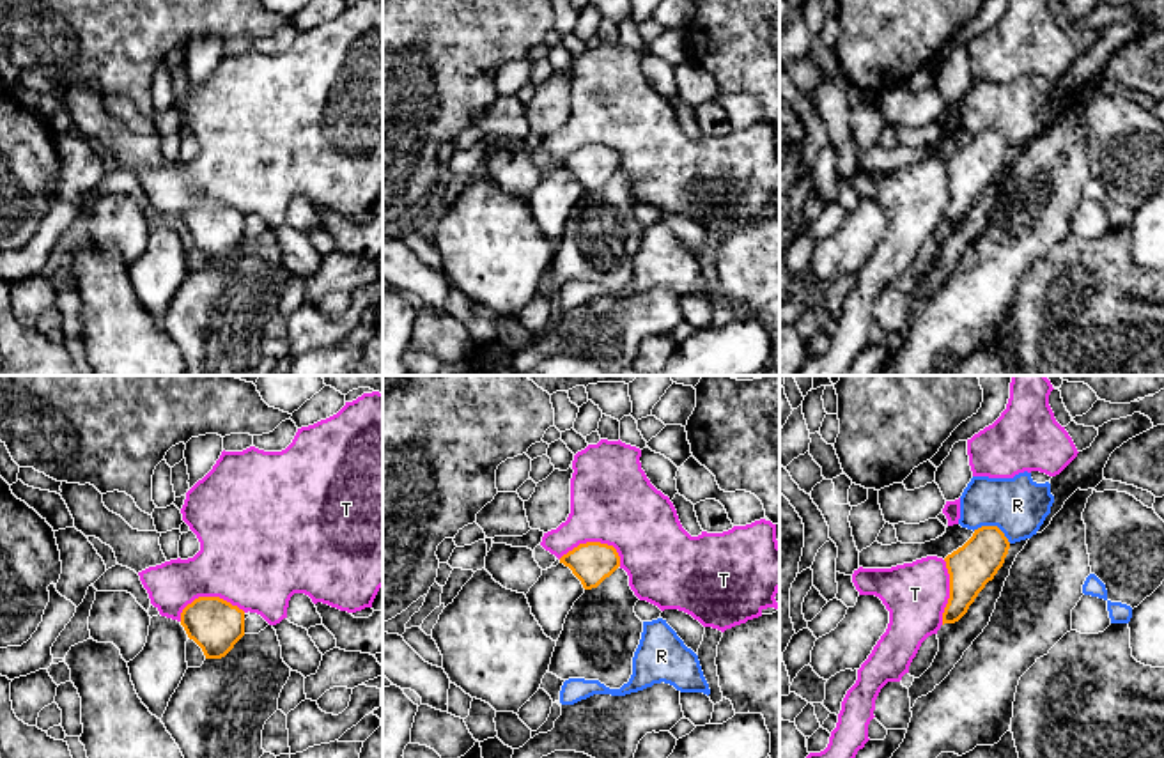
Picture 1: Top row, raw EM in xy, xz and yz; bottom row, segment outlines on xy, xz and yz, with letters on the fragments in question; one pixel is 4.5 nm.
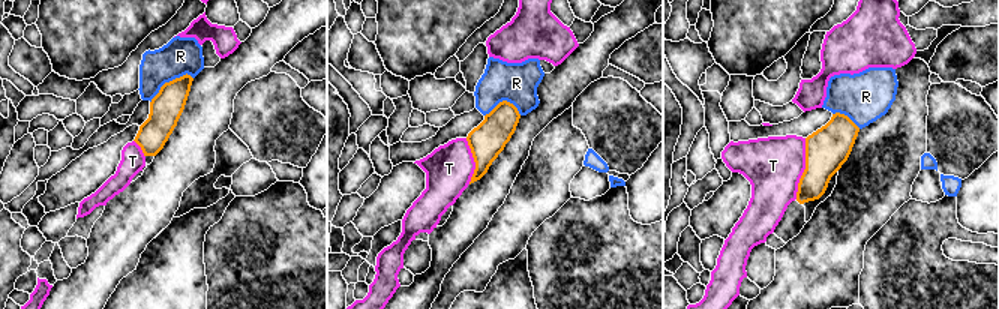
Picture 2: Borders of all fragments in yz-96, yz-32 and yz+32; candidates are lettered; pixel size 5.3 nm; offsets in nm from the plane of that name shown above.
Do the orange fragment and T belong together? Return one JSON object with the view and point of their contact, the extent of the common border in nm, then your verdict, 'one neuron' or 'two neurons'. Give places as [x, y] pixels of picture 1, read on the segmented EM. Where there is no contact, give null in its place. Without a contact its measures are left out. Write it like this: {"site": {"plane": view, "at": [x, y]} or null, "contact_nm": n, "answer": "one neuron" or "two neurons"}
{"site": {"plane": "xy", "at": [208, 597]}, "contact_nm": 300, "answer": "two neurons"}

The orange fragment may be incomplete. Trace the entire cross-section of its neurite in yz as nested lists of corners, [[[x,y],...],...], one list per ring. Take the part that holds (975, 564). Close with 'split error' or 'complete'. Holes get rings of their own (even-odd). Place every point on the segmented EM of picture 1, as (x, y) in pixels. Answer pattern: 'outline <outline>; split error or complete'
outline [[[982,526],[957,551],[944,558],[950,574],[950,599],[943,625],[958,622],[978,593],[994,579],[1008,554],[1010,542],[997,526]]]; complete

